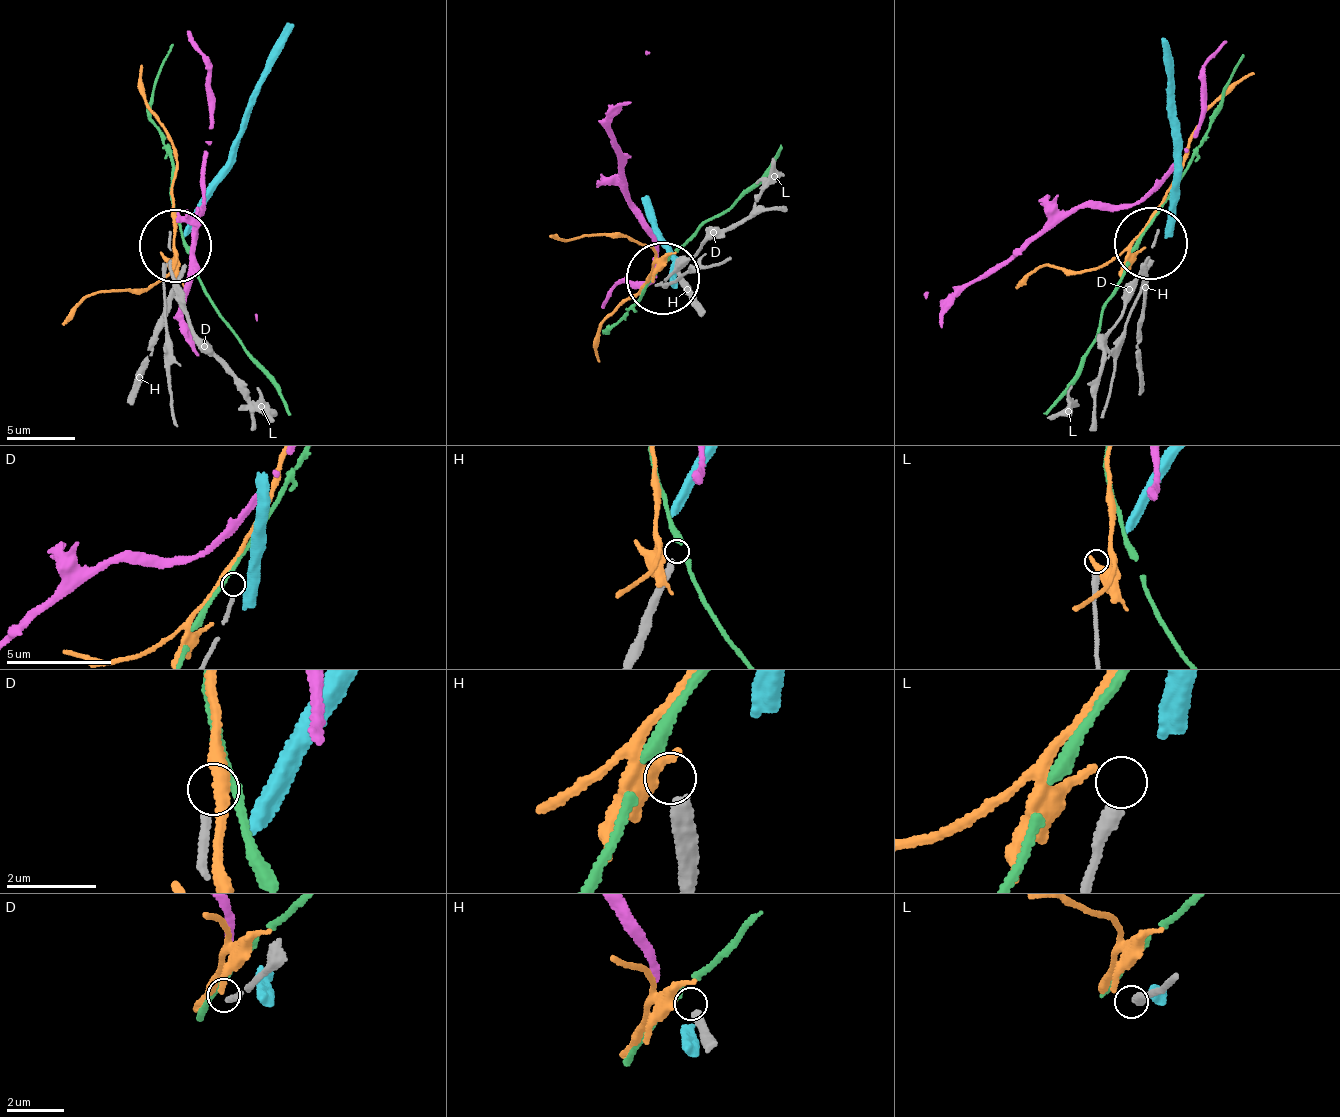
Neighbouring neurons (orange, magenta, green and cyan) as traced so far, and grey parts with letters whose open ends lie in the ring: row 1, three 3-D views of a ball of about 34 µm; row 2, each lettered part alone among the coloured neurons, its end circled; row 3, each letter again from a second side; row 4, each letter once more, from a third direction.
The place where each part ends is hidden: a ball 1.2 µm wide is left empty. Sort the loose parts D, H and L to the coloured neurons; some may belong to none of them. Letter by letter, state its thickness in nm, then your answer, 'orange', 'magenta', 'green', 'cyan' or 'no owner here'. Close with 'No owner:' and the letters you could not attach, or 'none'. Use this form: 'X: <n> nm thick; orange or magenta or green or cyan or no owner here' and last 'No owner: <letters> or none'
D: 190 nm thick; no owner here
H: 340 nm thick; no owner here
L: 320 nm thick; no owner here
No owner: D, H, L

